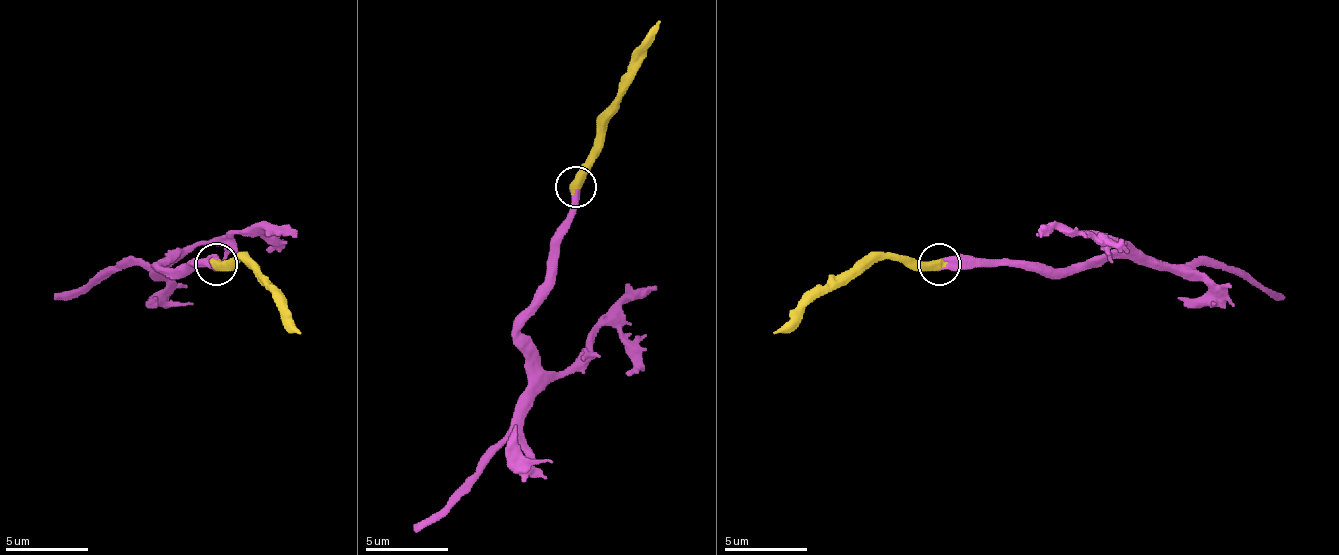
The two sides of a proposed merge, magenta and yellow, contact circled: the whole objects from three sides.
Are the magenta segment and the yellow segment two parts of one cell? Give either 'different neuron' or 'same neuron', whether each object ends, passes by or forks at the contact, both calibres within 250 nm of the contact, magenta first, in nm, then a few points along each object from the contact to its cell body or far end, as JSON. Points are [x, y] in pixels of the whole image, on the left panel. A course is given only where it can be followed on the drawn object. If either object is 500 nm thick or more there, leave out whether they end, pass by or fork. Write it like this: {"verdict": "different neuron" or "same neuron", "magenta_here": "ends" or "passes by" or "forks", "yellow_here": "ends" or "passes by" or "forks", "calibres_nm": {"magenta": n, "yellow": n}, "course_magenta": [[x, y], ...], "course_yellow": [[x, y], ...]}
{"verdict": "same neuron", "calibres_nm": {"magenta": 500, "yellow": 600}, "course_magenta": [[215, 263], [161, 263], [169, 259], [165, 263], [107, 267], [53, 300]], "course_yellow": [[215, 263], [240, 259], [269, 288], [302, 334]]}

